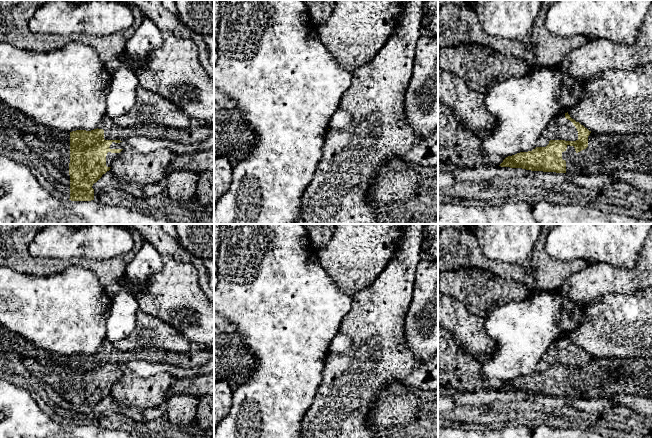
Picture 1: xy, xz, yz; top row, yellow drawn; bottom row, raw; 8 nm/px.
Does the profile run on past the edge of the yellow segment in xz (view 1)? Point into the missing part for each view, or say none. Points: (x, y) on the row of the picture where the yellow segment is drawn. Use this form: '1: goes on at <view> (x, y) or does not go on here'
1: does not go on here

